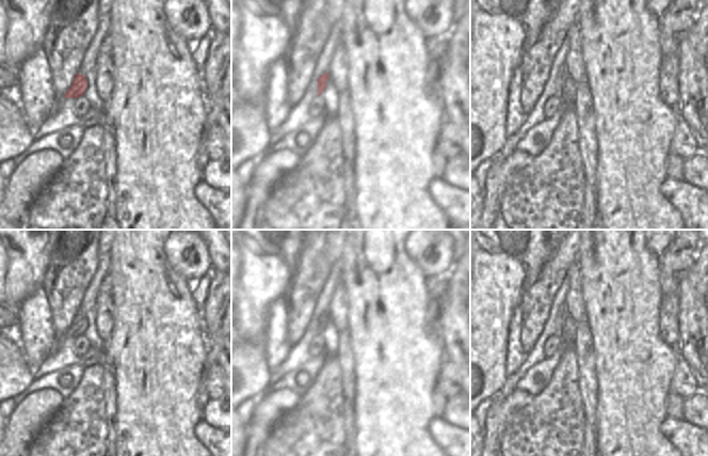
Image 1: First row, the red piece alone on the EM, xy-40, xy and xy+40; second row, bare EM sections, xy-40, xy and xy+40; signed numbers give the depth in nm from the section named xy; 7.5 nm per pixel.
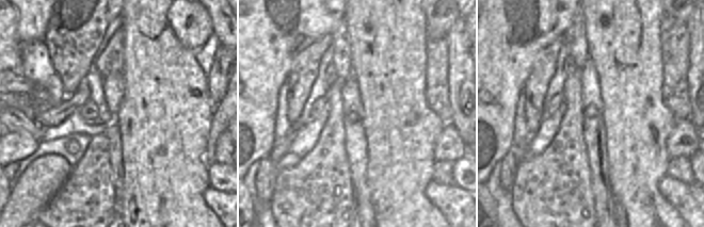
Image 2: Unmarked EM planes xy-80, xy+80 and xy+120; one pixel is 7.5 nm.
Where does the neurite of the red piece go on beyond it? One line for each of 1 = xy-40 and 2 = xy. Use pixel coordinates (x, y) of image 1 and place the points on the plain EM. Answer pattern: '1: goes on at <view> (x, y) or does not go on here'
1: does not go on here
2: does not go on here

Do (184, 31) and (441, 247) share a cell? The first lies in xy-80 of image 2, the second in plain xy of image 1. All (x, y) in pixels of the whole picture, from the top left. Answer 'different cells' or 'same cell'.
same cell

